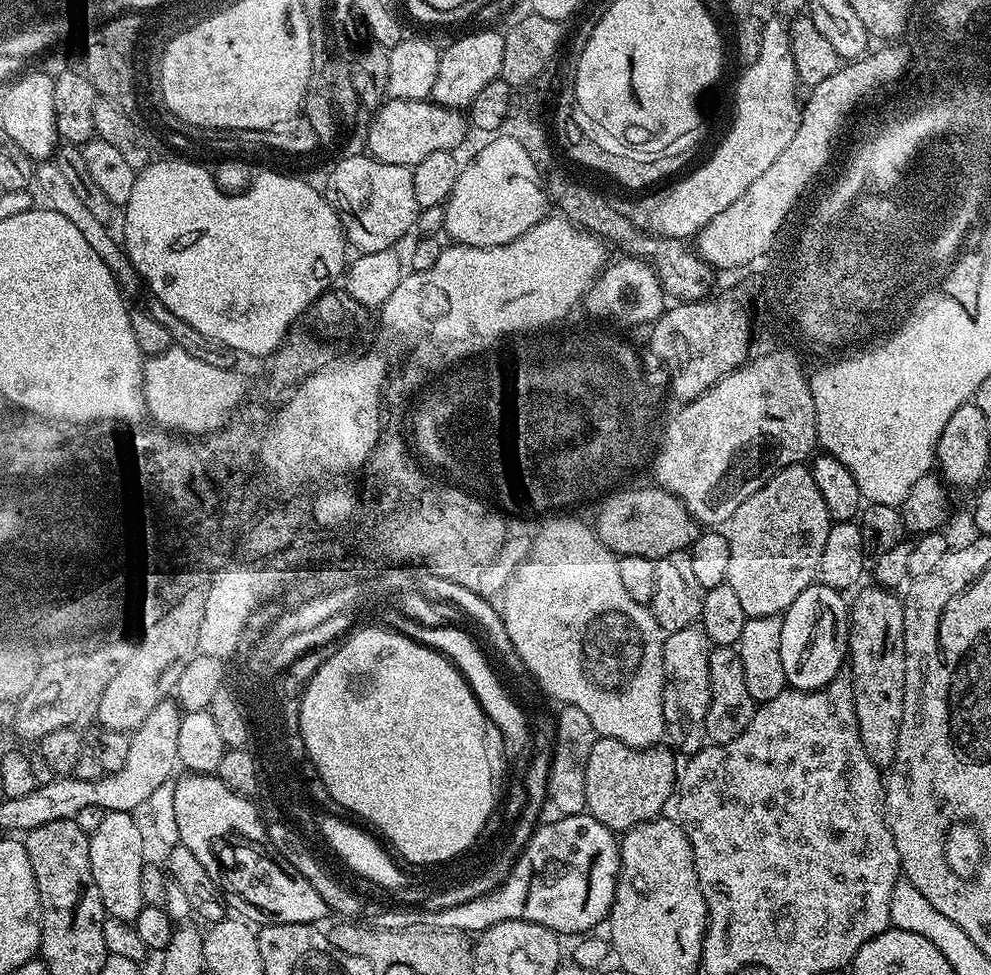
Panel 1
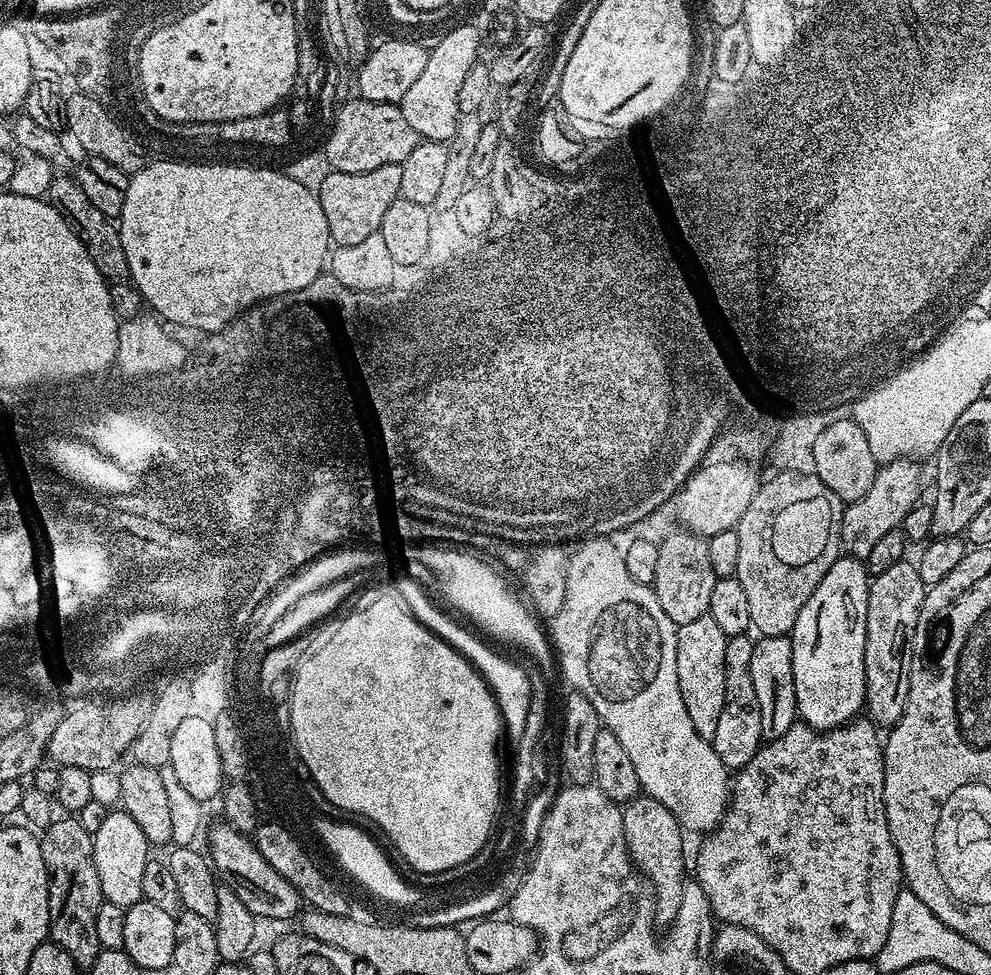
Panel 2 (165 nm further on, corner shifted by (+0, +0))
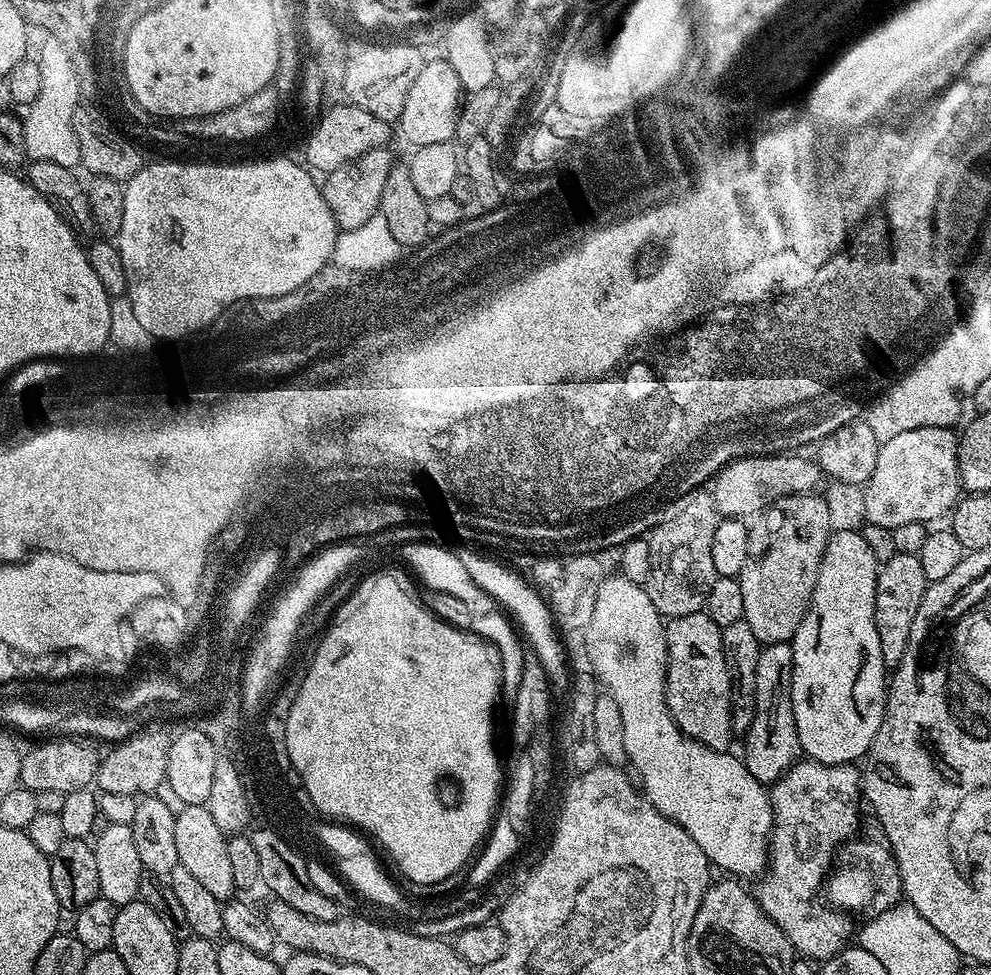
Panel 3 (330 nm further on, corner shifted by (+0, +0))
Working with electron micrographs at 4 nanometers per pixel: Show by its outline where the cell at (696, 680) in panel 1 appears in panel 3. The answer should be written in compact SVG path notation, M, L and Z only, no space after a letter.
M707 611L686 614L685 616L674 616L667 621L664 633L666 634L666 646L668 647L668 673L666 674L666 702L670 714L674 718L676 725L691 738L697 740L700 744L705 744L707 748L713 748L719 752L725 751L729 747L728 743L734 739L732 731L732 679L726 666L724 657L724 647L722 646L722 630L717 624L708 617Z

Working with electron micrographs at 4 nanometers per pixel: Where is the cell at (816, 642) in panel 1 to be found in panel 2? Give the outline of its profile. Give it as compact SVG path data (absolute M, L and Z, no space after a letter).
M841 558L826 570L826 578L818 582L814 594L802 606L791 630L792 653L794 654L794 690L796 711L799 719L817 732L843 728L861 715L866 694L866 602L870 577L865 561Z

